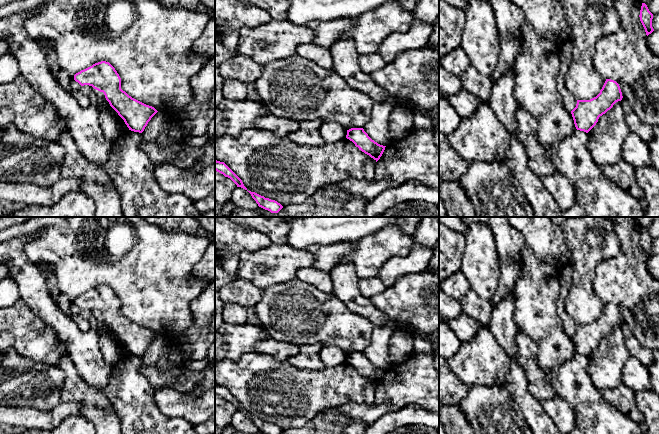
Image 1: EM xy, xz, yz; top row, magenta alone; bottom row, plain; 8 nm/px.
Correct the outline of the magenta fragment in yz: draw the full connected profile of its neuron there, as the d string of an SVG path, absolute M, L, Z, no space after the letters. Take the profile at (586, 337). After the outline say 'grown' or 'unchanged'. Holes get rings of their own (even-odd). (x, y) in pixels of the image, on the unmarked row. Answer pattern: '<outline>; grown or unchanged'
M606 303L596 321L590 324L577 324L576 331L571 335L576 353L588 357L596 349L599 341L622 322L619 308L614 304Z; unchanged

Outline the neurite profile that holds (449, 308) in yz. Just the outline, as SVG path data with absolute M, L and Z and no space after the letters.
M439 282L439 316L442 321L453 319L464 313L463 308L459 301L456 301L446 295Z

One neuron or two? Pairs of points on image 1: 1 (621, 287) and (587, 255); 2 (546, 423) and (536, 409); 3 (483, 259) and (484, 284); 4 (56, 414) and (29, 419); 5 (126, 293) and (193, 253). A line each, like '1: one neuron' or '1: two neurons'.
1: two neurons
2: one neuron
3: one neuron
4: one neuron
5: one neuron

